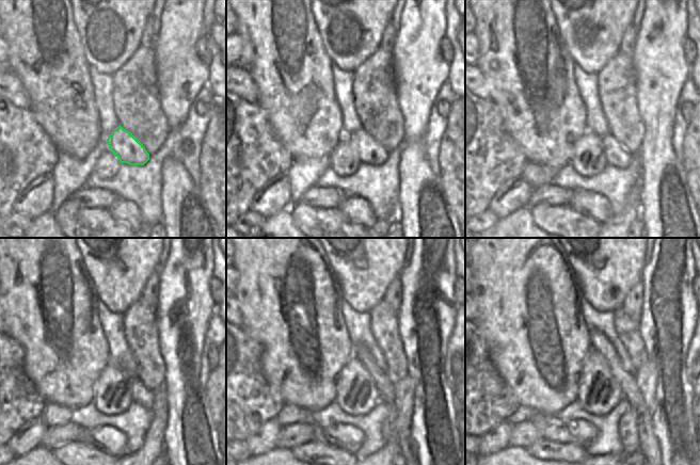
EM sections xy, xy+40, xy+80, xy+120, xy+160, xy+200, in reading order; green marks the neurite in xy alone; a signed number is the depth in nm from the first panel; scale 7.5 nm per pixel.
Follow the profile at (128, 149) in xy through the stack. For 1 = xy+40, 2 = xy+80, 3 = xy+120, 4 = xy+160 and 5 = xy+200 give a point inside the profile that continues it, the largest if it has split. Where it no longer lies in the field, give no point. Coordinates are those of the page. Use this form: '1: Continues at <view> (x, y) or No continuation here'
1: Continues at xy+40 (369, 151)
2: Continues at xy+80 (616, 155)
3: Continues at xy+120 (142, 396)
4: Continues at xy+160 (388, 426)
5: Continues at xy+200 (629, 422).

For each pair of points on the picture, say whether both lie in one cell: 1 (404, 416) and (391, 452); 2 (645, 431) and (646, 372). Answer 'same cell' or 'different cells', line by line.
1: same cell
2: same cell

